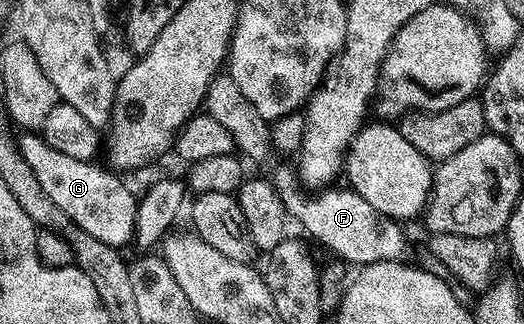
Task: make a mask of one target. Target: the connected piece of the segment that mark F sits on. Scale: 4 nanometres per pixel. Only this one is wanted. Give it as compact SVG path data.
M292 179L278 180L277 183L288 216L294 222L296 219L313 238L336 251L344 259L344 264L393 263L404 258L403 250L408 250L409 244L403 235L402 226L396 220L375 211L373 205L369 205L369 201L365 201L365 197L361 197L354 189L328 190L323 193L323 197L306 199L296 180Z

